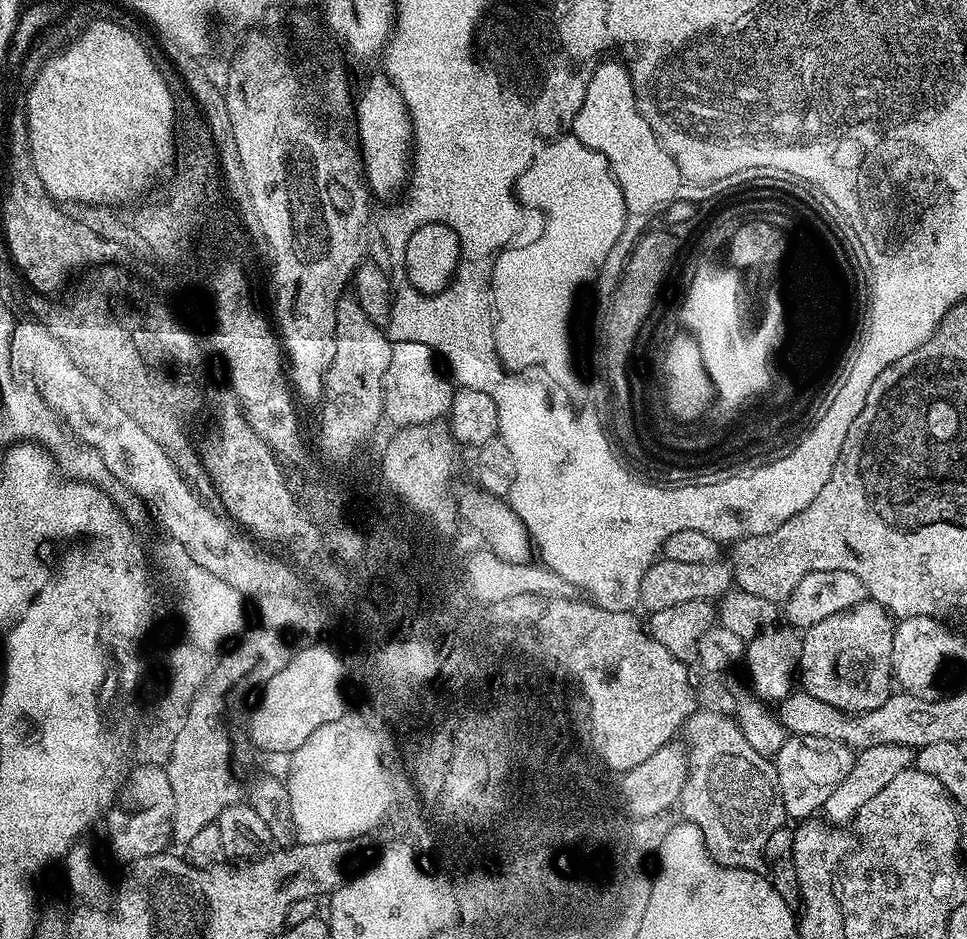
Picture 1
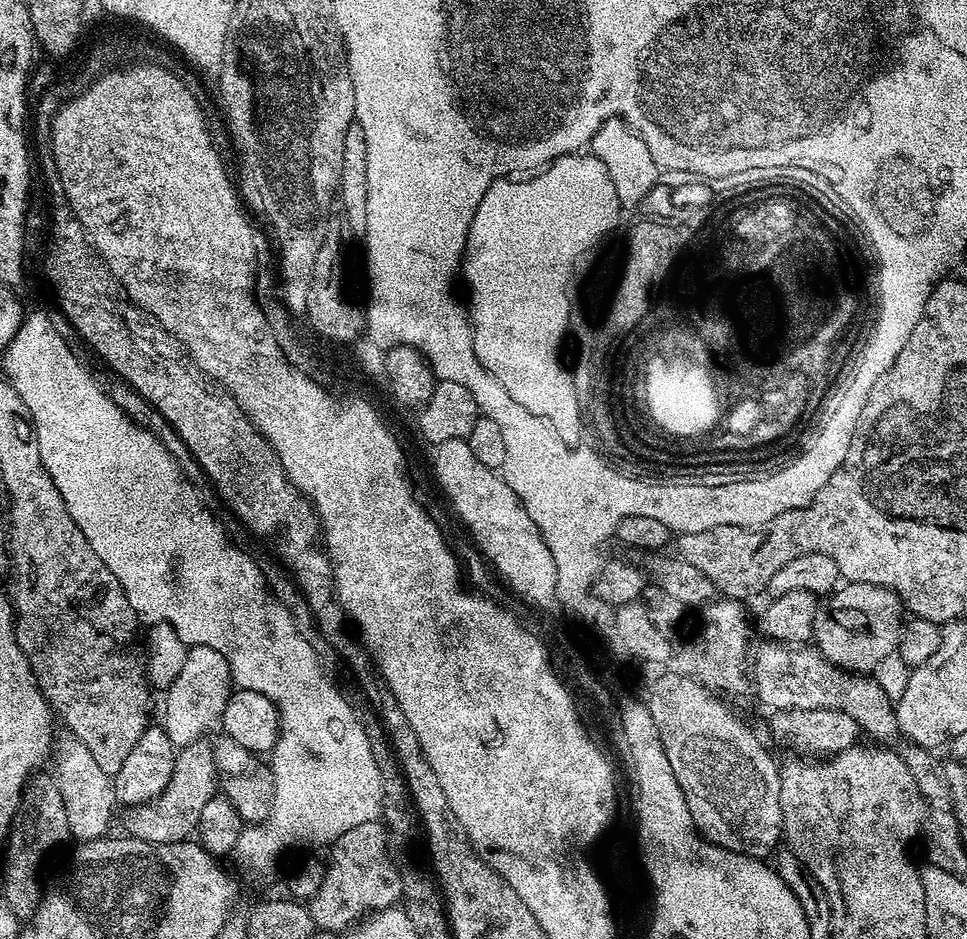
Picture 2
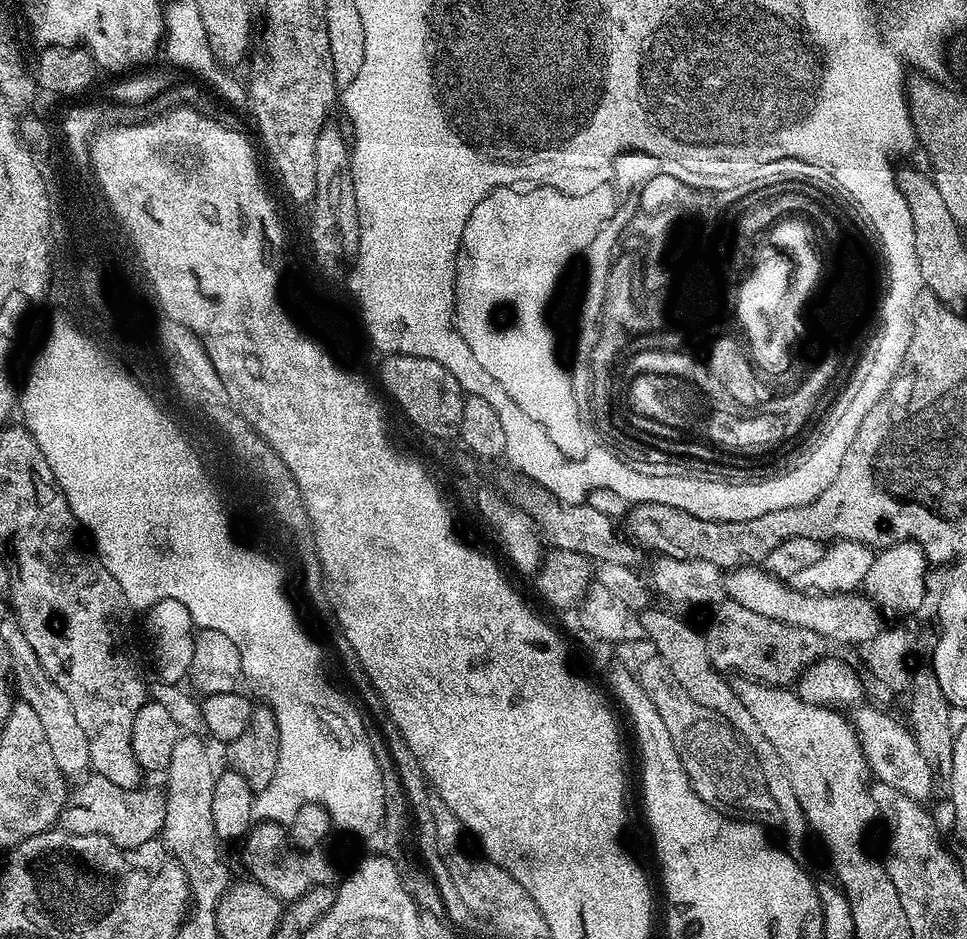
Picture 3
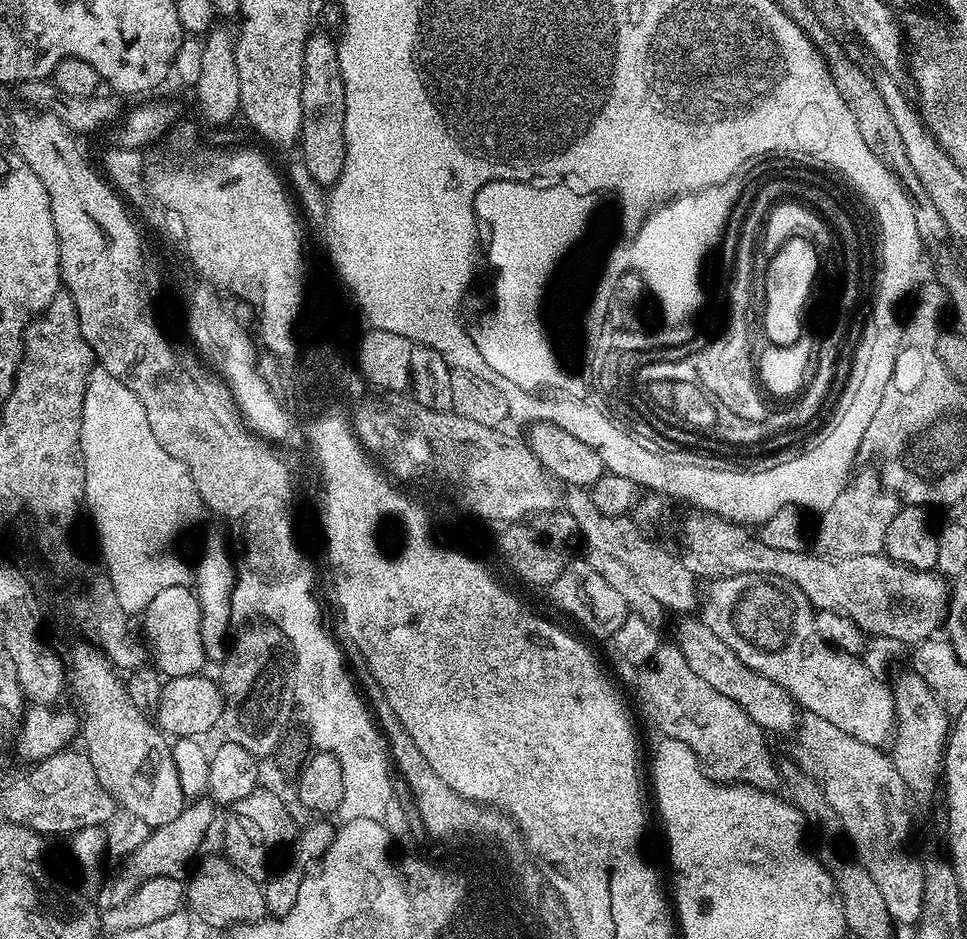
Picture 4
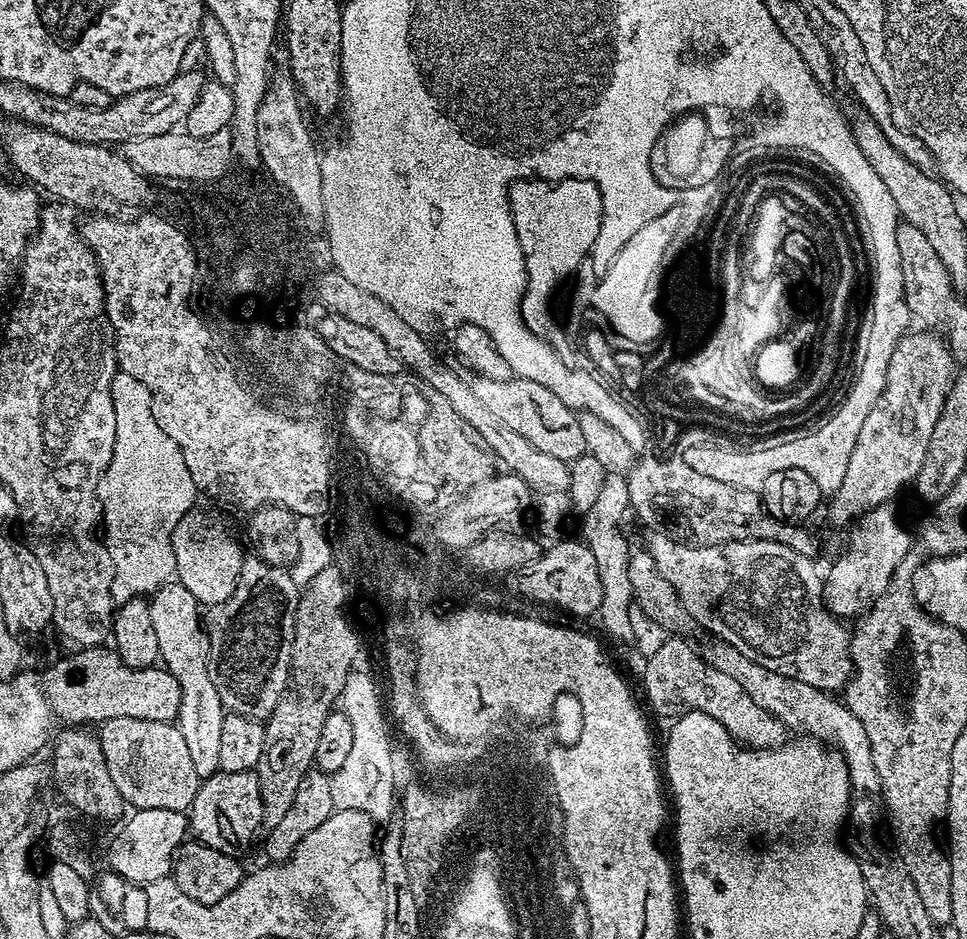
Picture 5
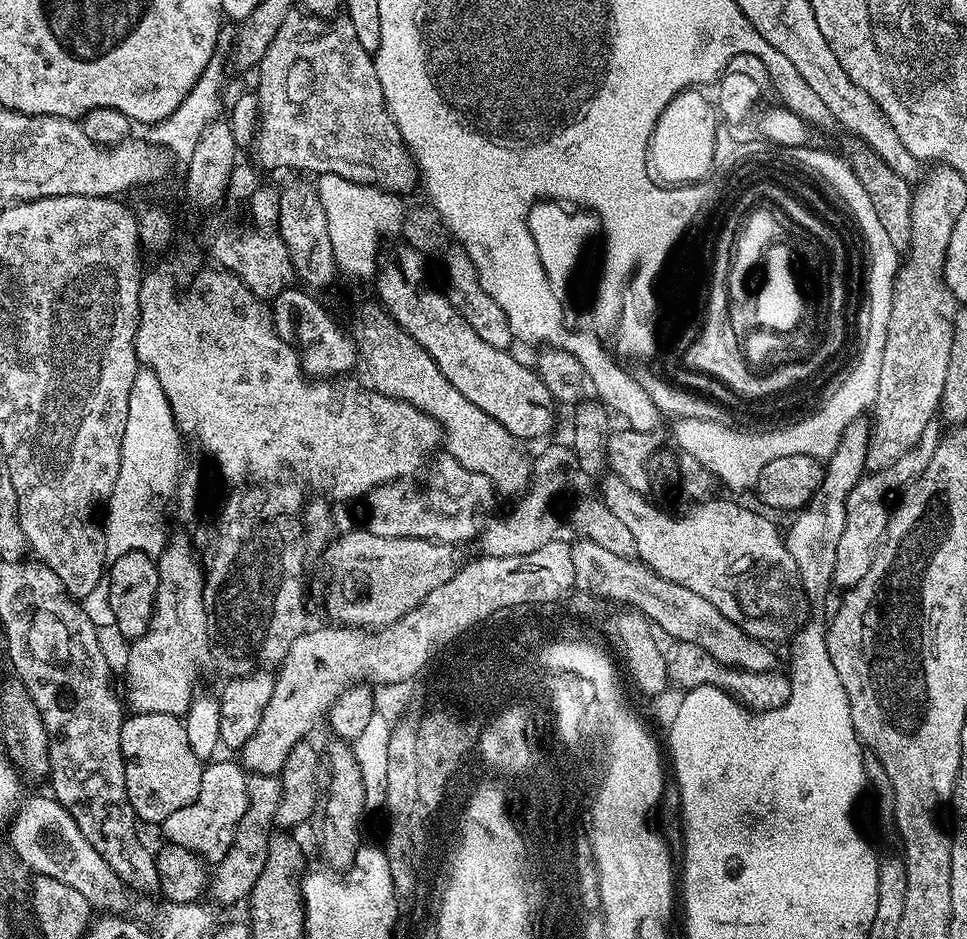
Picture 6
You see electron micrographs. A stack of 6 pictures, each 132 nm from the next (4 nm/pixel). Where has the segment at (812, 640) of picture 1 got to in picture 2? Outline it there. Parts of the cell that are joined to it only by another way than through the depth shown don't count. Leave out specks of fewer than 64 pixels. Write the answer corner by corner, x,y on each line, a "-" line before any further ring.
848,582
837,587
836,591
827,597
827,600
828,605
825,608
823,605
814,618
811,639
815,647
824,653
824,657
831,664
838,664
849,670
876,670
887,656
893,655
899,649
902,625
906,620
906,609
897,592
877,584

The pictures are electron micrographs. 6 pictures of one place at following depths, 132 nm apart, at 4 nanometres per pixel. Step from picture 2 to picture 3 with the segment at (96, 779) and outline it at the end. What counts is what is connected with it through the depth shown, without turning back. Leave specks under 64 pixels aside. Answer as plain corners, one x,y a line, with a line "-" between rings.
23,642
13,643
12,647
12,673
15,691
19,699
28,703
30,710
38,714
46,734
46,742
50,742
50,750
54,754
54,762
58,762
58,770
66,778
80,778
90,768
90,742
86,742
86,730
82,730
82,722
74,715
70,706
70,698
48,677
38,654
29,644

